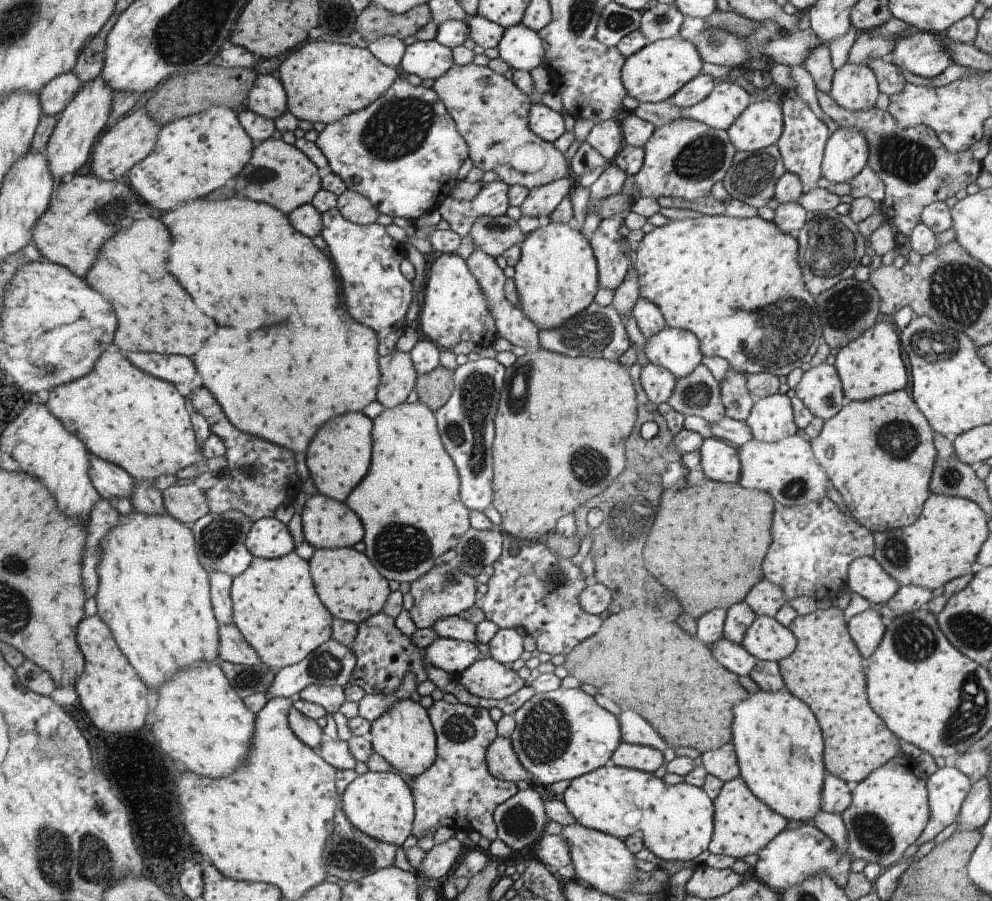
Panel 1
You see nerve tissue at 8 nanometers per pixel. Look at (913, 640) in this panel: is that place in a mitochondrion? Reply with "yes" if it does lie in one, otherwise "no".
yes

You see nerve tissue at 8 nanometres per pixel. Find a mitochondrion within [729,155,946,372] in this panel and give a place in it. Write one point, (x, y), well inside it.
(779, 332)

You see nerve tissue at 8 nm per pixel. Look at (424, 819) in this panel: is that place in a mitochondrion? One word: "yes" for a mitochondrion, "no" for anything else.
no

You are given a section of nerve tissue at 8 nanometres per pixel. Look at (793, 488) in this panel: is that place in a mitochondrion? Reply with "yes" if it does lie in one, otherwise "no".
yes

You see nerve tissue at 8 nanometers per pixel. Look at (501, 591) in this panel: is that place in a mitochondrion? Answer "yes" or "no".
no

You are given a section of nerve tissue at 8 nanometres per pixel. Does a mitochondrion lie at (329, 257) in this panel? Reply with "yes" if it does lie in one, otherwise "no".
no

